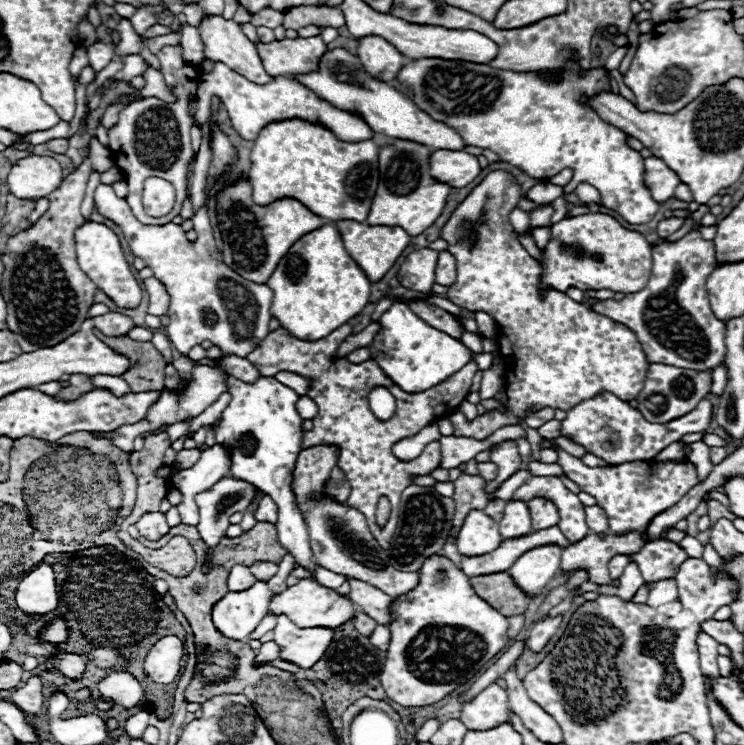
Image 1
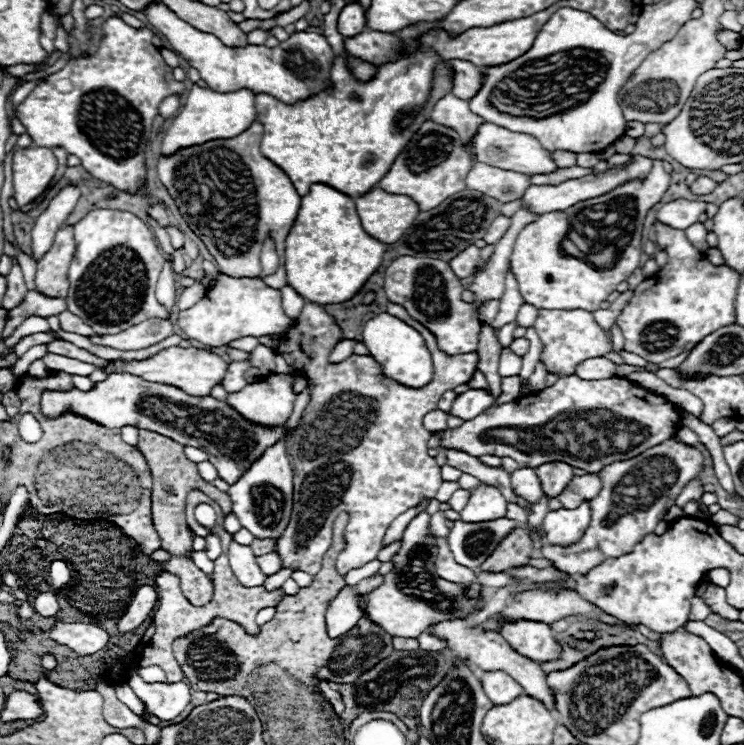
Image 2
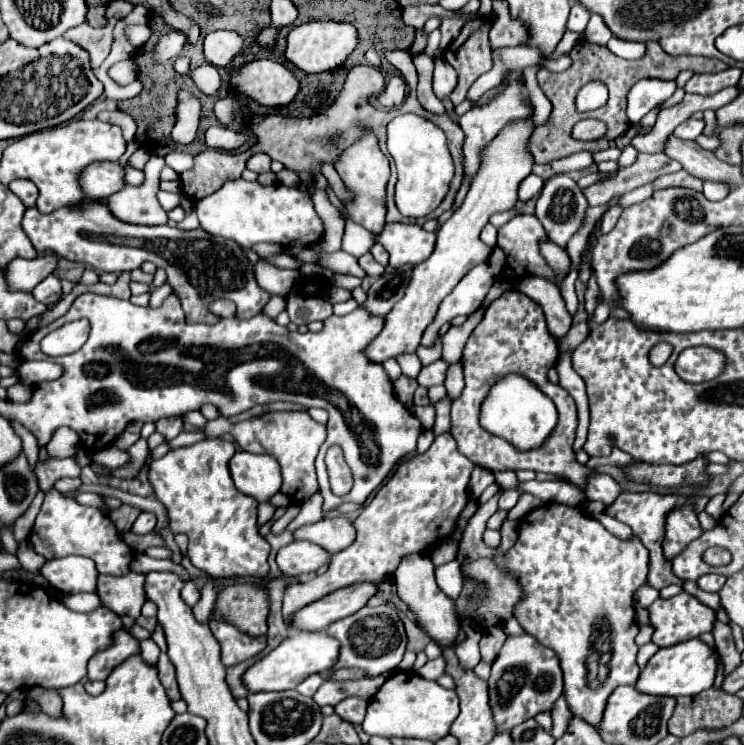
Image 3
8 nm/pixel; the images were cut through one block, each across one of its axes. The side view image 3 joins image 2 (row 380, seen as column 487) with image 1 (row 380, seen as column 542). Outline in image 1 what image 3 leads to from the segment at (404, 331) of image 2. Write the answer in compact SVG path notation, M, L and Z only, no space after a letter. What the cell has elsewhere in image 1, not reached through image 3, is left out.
M406 304L390 306L380 318L380 332L376 334L374 342L368 346L372 360L390 376L404 392L420 392L428 390L430 386L440 384L448 376L456 374L466 366L466 362L474 360L480 370L490 368L492 354L476 354L468 350L460 340L428 326L422 318L418 318Z

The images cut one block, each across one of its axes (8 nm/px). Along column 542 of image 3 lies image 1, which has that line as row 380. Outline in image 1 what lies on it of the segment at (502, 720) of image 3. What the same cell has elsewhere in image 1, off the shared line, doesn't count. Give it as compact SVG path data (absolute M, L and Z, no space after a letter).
M652 364L646 372L644 388L636 398L638 410L648 422L666 424L694 410L694 406L698 406L698 402L710 392L710 386L712 386L712 372L698 372L698 370L686 370L686 368L666 366L666 364Z

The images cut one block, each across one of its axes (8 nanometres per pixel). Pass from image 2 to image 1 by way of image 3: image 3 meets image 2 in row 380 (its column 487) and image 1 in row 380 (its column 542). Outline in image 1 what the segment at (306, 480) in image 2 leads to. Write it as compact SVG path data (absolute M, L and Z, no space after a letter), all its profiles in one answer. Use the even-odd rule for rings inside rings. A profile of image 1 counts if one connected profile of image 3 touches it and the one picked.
M346 324L344 328L334 330L334 334L328 334L326 338L318 342L302 342L294 338L290 332L284 328L278 328L264 338L254 352L248 354L248 360L260 370L262 376L276 376L276 372L290 370L296 374L302 374L306 378L312 378L312 386L308 390L308 396L316 402L318 414L312 418L314 428L304 434L302 438L302 448L310 448L316 444L336 444L340 446L340 460L338 466L344 470L352 492L348 496L348 506L358 508L362 514L366 514L366 522L378 544L386 550L392 542L396 524L398 524L398 506L400 506L400 496L406 486L412 484L412 476L424 476L430 474L440 466L440 444L430 442L424 452L410 462L400 462L392 454L392 446L408 438L410 432L420 432L426 424L432 420L444 418L444 414L450 414L460 406L462 400L466 400L466 394L470 392L472 386L472 376L476 374L478 366L474 362L468 362L460 372L454 376L446 378L446 382L440 382L438 386L432 386L430 390L410 394L404 392L398 384L394 384L376 362L364 362L364 364L350 364L346 358L332 362L332 356L336 354L336 348L340 342L344 342L352 334L352 326ZM374 386L386 386L394 398L396 398L396 412L390 420L382 422L378 420L370 406L368 406L368 394ZM386 496L392 504L390 520L386 522L384 528L376 524L376 506L378 500Z

